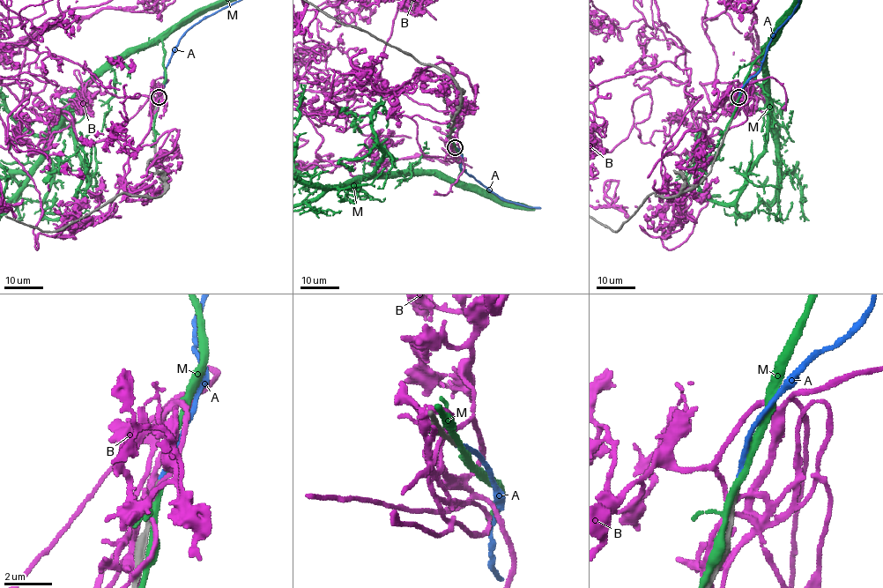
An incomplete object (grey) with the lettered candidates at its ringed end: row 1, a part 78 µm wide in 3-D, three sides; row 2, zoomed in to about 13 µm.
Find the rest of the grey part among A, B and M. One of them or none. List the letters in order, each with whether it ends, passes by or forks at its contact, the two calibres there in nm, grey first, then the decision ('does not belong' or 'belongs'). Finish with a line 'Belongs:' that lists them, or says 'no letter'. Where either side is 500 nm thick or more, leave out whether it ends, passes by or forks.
A: it ends | 170/160 nm | belongs
B: it passes by | 170/150 nm | does not belong
M: it forks | 180/220 nm | does not belong
Belongs: A

